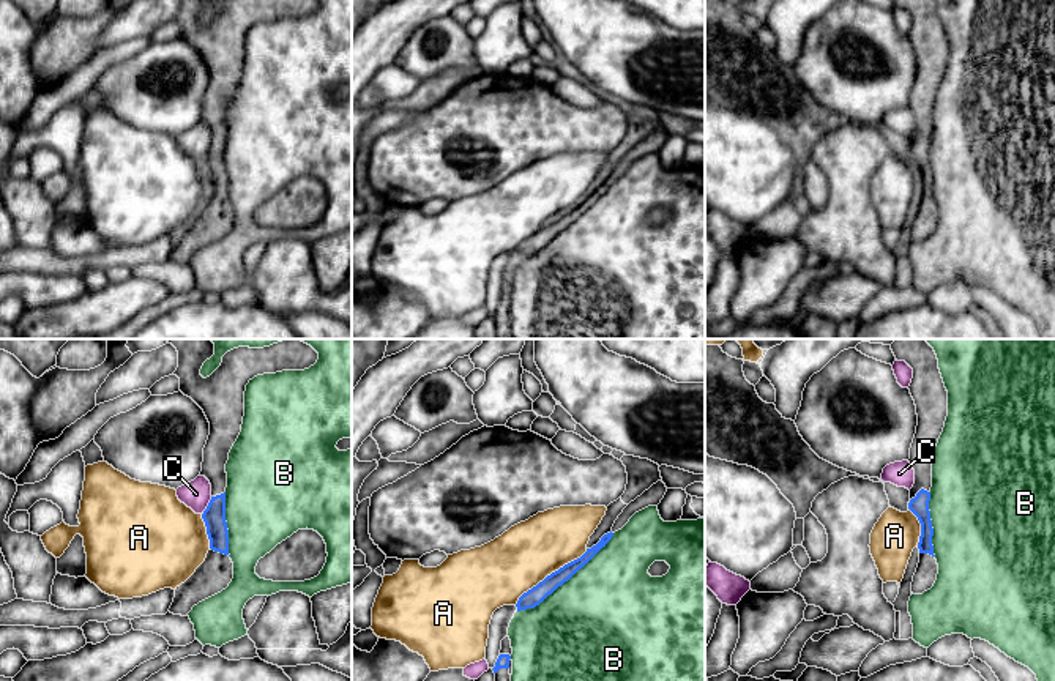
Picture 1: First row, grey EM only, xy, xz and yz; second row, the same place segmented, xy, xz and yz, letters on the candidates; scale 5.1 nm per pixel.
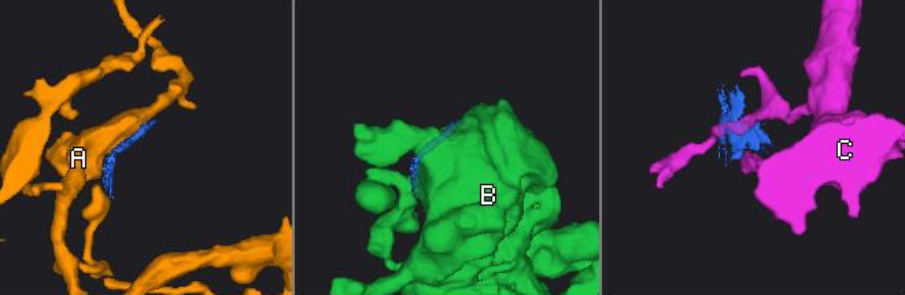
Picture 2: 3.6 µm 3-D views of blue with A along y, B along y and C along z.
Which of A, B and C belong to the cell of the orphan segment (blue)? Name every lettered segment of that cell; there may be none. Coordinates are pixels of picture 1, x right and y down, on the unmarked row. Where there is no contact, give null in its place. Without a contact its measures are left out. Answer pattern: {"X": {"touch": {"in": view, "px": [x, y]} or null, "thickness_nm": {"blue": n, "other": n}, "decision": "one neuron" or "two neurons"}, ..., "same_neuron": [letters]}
{"A": {"touch": {"in": "xz", "px": [551, 221]}, "thickness_nm": {"blue": 90, "other": 320}, "decision": "two neurons"}, "B": {"touch": {"in": "xz", "px": [566, 227]}, "thickness_nm": {"blue": 90, "other": 500}, "decision": "two neurons"}, "C": {"touch": {"in": "xy", "px": [207, 153]}, "thickness_nm": {"blue": 110, "other": 140}, "decision": "two neurons"}, "same_neuron": []}

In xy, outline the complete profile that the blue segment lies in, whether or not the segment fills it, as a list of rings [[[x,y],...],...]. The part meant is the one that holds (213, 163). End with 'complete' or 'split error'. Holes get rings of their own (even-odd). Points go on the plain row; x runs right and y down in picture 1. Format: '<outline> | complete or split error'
[[[178,0],[173,19],[180,25],[180,38],[203,57],[210,69],[200,118],[211,131],[211,147],[202,161],[210,197],[196,219],[175,236],[169,259],[181,263],[226,236],[233,225],[226,169],[226,110],[241,79],[246,32],[257,22],[309,16],[319,6],[319,0],[226,0],[221,13],[203,25],[200,16],[213,2]]] | split error

